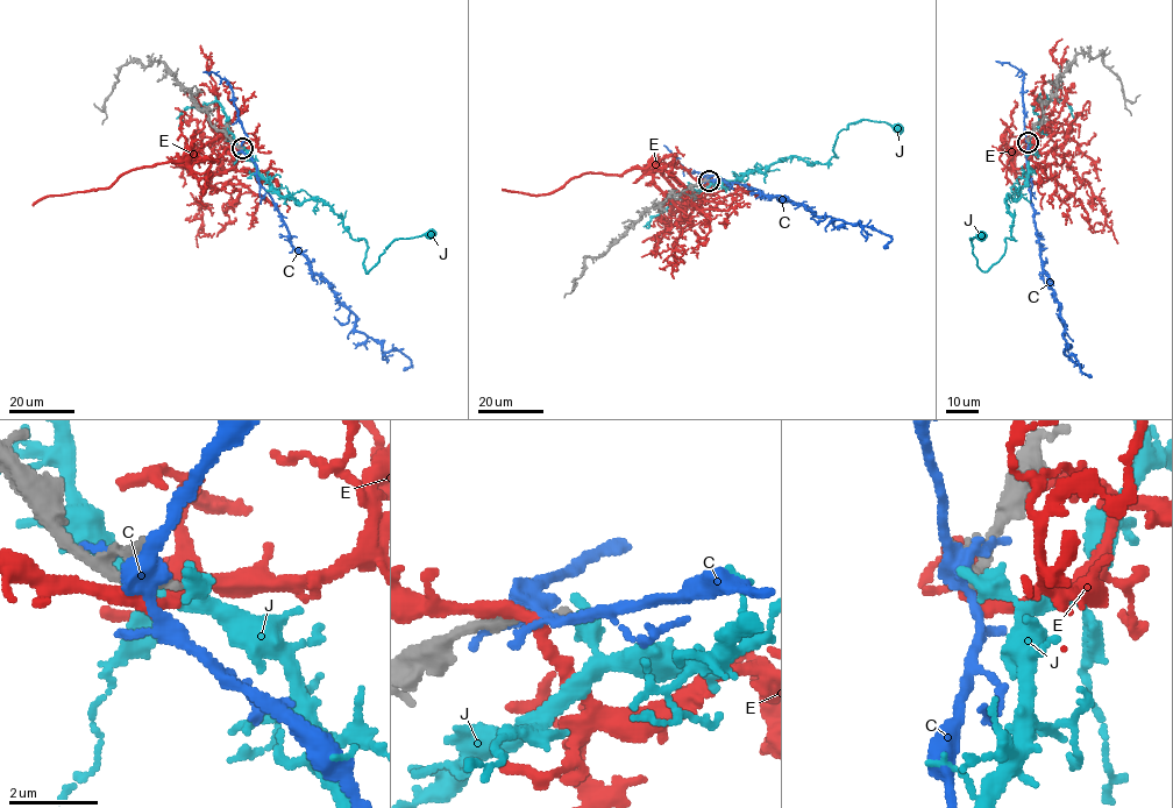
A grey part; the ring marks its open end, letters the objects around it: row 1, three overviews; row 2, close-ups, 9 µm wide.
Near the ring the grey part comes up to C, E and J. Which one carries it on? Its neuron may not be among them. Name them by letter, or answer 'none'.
none

